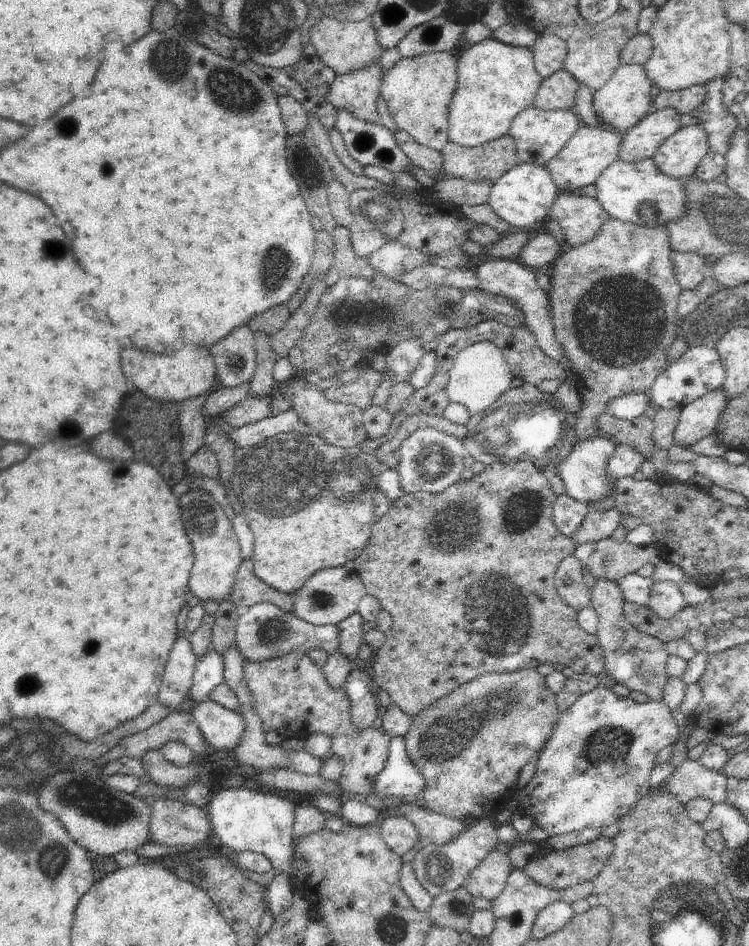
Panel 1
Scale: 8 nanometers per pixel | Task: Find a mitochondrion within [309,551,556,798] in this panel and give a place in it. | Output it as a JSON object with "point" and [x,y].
{"point":[447,736]}

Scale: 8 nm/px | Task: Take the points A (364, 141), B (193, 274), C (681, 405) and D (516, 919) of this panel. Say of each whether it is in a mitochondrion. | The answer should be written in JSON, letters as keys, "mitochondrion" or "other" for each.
{"A":"mitochondrion","B":"other","C":"other","D":"other"}

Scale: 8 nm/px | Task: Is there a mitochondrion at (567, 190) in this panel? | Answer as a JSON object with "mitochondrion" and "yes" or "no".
{"mitochondrion":"no"}

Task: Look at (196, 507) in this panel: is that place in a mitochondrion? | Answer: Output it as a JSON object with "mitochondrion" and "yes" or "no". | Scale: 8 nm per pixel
{"mitochondrion":"yes"}

